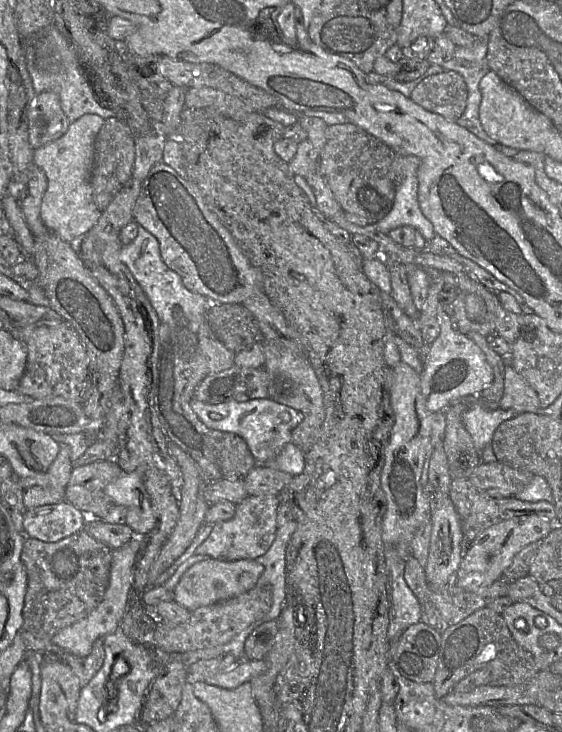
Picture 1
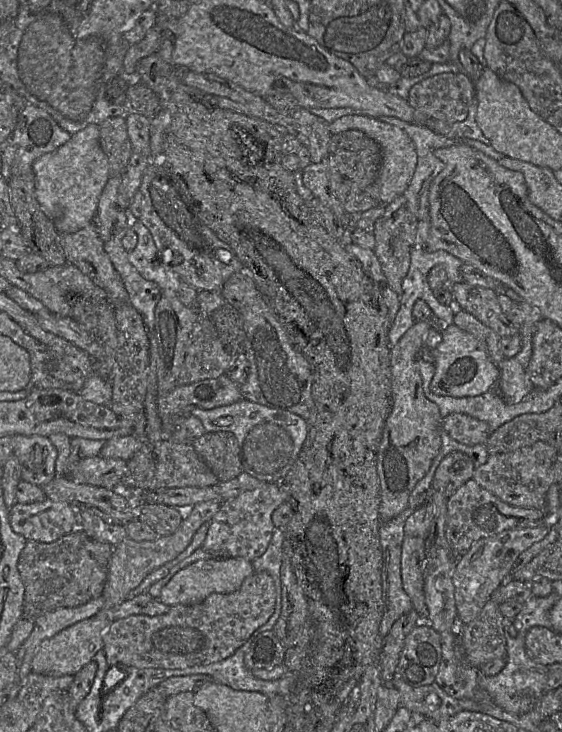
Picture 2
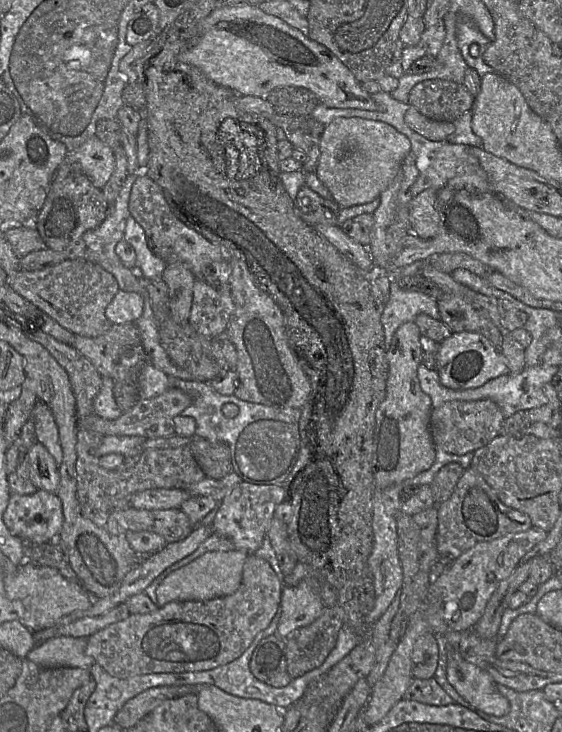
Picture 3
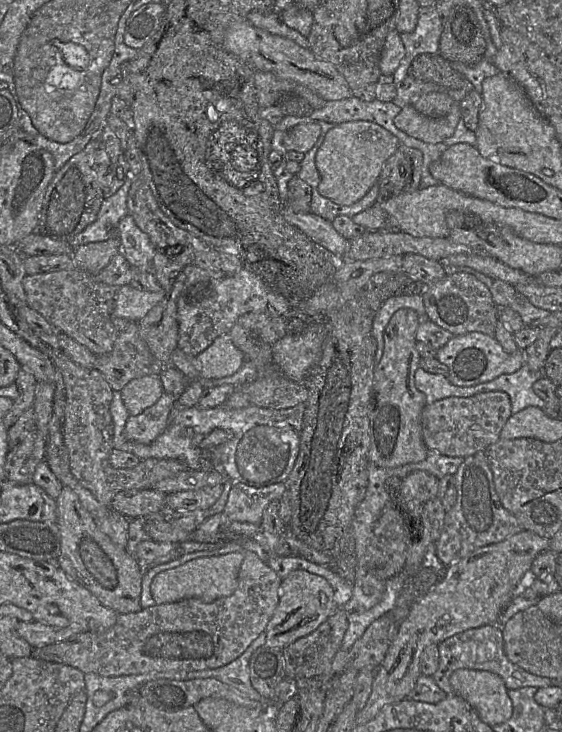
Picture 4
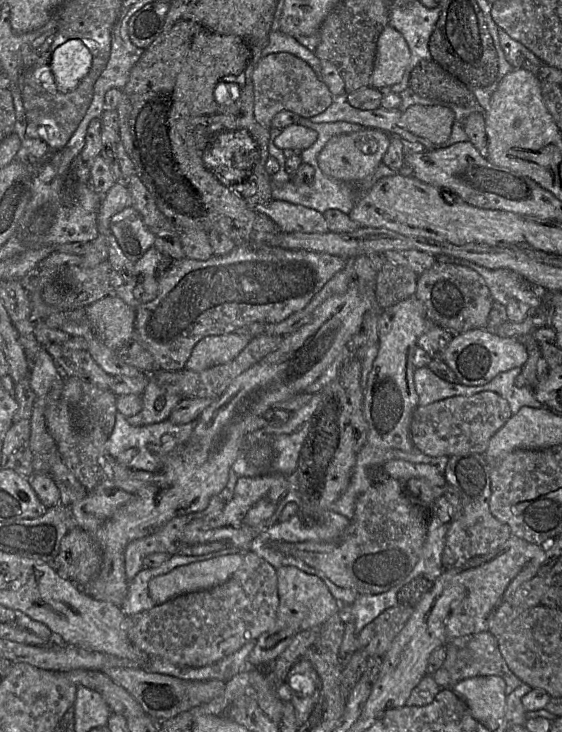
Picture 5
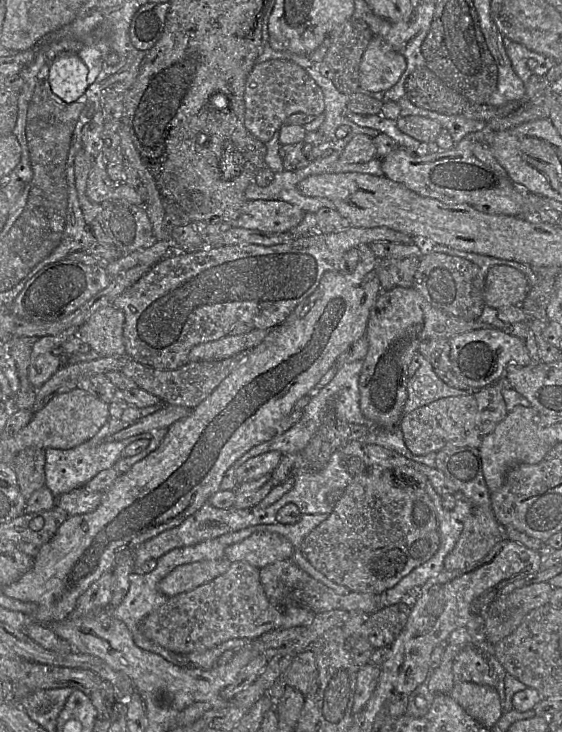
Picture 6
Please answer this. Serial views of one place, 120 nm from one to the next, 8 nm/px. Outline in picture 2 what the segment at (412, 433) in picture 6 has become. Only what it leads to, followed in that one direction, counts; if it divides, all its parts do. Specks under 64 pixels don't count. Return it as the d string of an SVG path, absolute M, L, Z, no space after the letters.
M452 413L445 416L441 427L442 431L452 439L468 446L486 444L490 435L486 422L464 413Z

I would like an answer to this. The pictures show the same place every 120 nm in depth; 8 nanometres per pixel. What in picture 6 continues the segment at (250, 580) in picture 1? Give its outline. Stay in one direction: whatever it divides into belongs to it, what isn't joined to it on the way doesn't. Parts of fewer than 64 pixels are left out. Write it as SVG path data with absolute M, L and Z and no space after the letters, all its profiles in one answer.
M224 557L180 565L159 582L158 589L171 598L214 580L224 574L230 566L231 562Z

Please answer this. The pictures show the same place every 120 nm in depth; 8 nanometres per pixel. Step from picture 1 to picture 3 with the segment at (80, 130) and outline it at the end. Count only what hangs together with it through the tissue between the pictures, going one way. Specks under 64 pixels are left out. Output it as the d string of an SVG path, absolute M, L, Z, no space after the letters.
M94 135L87 139L75 151L68 153L64 164L72 166L78 172L86 175L95 187L102 189L109 181L115 169L114 151Z

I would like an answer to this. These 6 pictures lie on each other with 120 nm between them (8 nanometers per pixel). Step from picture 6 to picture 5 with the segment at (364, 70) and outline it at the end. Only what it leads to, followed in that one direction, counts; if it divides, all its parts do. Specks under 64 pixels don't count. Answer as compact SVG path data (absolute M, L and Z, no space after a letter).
M387 25L379 35L370 86L380 89L401 81L410 62L409 47L400 32Z

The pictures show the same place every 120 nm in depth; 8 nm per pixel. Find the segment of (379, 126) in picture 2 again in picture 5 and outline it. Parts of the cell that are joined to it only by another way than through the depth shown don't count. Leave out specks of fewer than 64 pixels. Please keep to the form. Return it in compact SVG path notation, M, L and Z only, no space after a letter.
M374 128L333 136L318 155L318 165L328 177L344 182L357 182L374 173L388 150L390 135Z

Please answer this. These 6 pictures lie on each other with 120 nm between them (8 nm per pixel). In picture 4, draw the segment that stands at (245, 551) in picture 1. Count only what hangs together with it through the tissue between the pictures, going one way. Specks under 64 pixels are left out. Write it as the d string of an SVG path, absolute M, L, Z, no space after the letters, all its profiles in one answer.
M233 482L223 514L230 522L247 522L261 525L264 509L273 501L280 501L285 494L285 482L256 487Z

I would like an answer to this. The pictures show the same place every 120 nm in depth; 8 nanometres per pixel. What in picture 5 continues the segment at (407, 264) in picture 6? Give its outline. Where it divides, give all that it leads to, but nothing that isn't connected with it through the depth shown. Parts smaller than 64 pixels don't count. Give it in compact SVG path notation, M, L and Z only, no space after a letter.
M385 261L377 272L375 281L378 306L384 310L401 300L415 296L418 276L407 267Z

